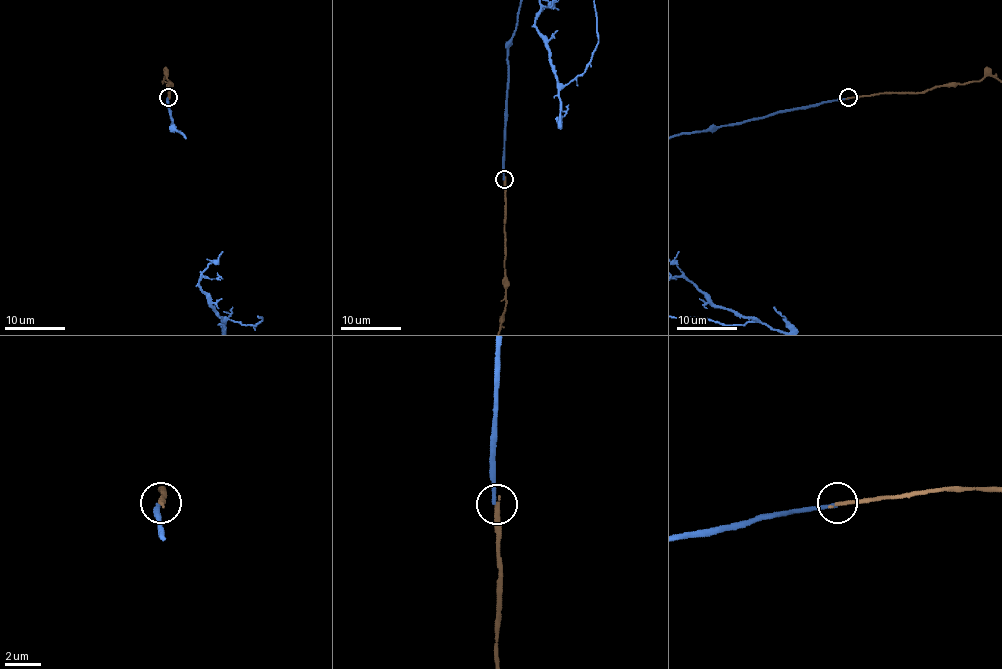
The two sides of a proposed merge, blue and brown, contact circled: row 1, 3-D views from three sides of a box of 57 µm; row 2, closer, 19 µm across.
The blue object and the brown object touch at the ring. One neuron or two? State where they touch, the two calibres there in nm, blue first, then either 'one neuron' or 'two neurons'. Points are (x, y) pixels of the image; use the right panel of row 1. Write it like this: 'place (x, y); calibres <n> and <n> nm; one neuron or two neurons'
place (848, 97); calibres 200 and 240 nm; two neurons

